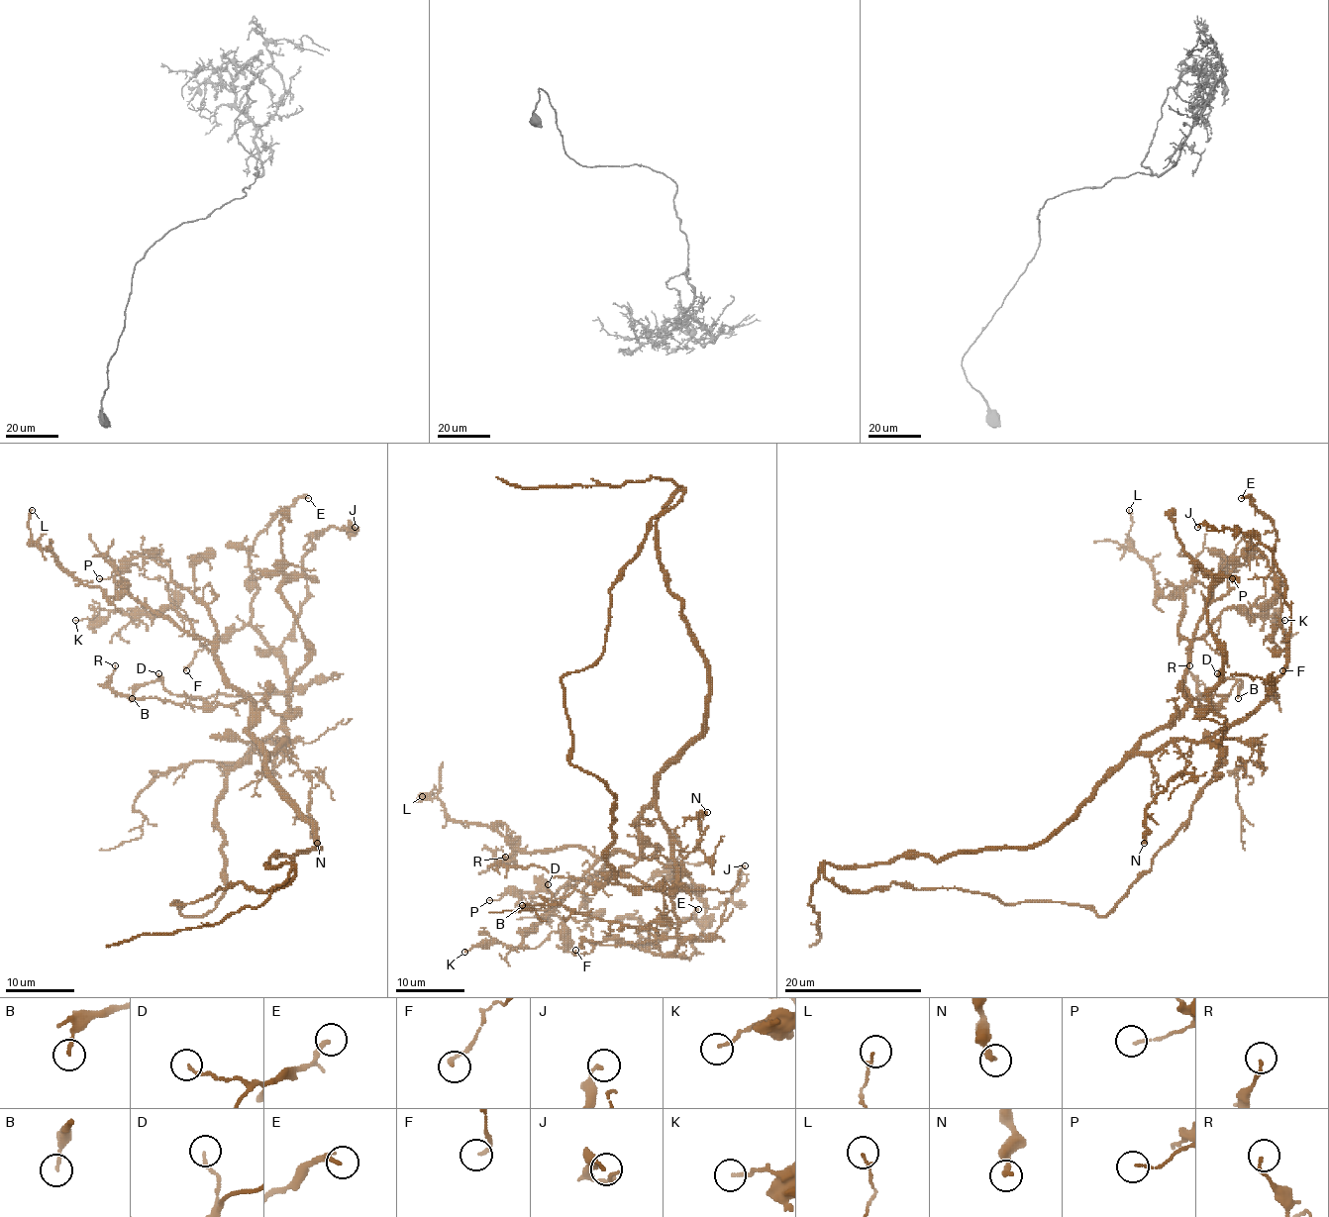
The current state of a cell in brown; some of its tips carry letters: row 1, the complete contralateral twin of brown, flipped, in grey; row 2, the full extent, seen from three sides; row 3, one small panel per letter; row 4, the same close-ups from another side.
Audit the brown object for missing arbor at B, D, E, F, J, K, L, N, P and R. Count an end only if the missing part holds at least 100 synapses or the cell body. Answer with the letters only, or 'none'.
none

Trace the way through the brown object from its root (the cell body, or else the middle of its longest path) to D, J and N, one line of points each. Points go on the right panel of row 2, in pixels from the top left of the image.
D: (1075, 812), (1143, 738), (1164, 729), (1192, 698), (1217, 707), (1225, 700), (1222, 696), (1236, 680), (1217, 673)
J: (1075, 812), (1125, 760), (1241, 722), (1282, 672), (1291, 606), (1274, 555), (1238, 527), (1197, 527)
N: (1075, 812), (1125, 760), (1136, 755), (1150, 755), (1172, 743), (1189, 765), (1169, 782), (1146, 810), (1144, 843)

